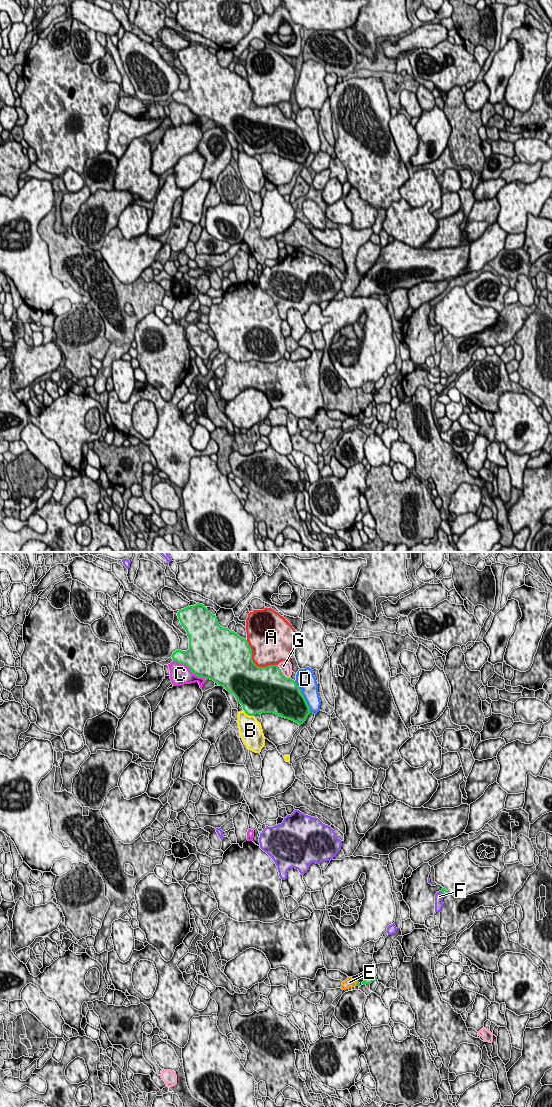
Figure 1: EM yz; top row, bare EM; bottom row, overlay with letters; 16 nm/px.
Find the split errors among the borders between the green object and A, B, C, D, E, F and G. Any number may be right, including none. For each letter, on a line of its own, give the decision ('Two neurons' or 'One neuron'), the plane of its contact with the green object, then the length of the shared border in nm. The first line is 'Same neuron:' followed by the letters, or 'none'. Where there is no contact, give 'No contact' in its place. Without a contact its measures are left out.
Same neuron: E
A: Two neurons. Touches green in yz. Shared border 650 nm
B: Two neurons. Touches green in yz. Shared border 220 nm
C: Two neurons. Touches green in yz. Shared border 600 nm
D: Two neurons. Touches green in yz. Shared border 600 nm
E: One neuron. Touches green in yz. Shared border 80 nm
F: Two neurons. Touches green in yz. Shared border 120 nm
G: Two neurons. Touches green in yz. Shared border 320 nm

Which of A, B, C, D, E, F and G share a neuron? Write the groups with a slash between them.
A / B / C / D / E / F / G

